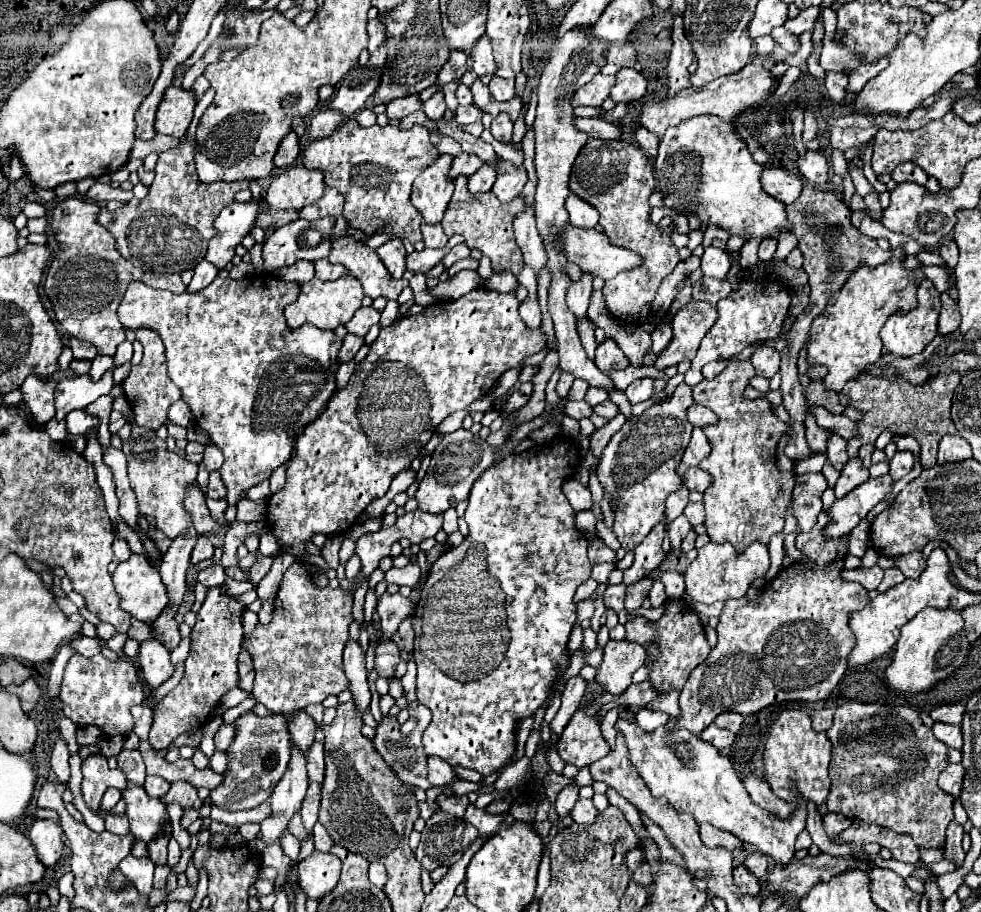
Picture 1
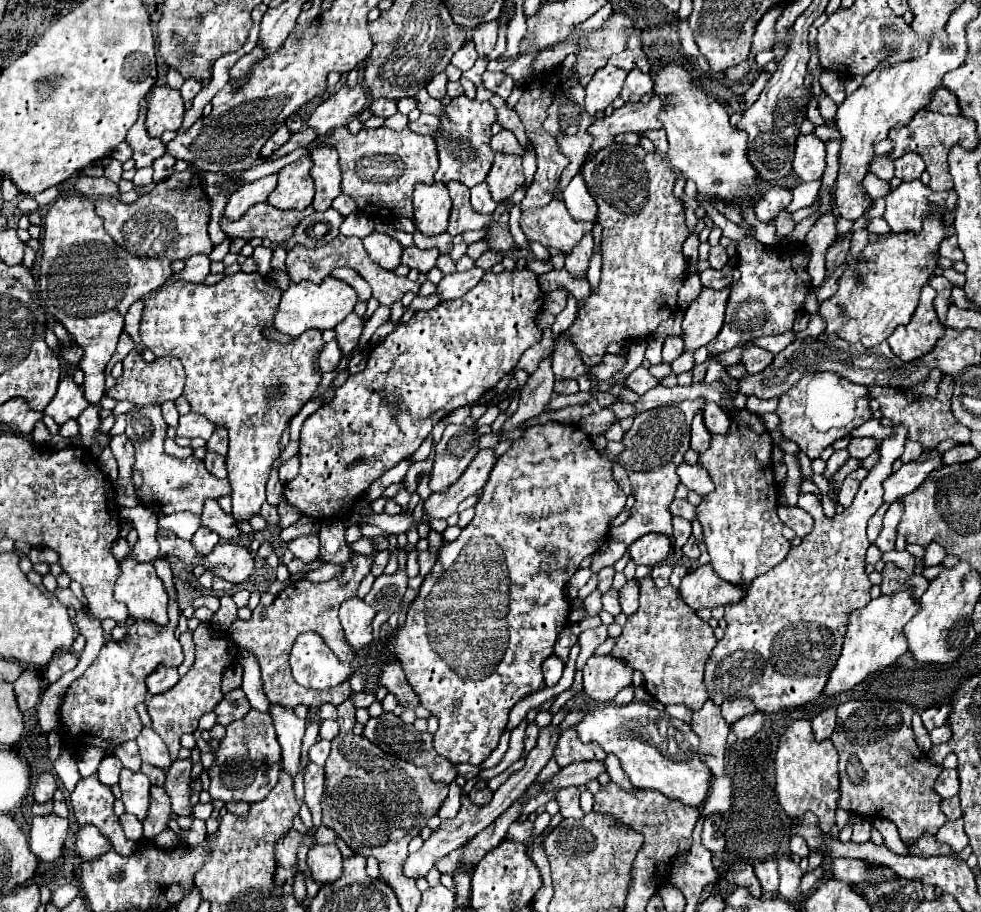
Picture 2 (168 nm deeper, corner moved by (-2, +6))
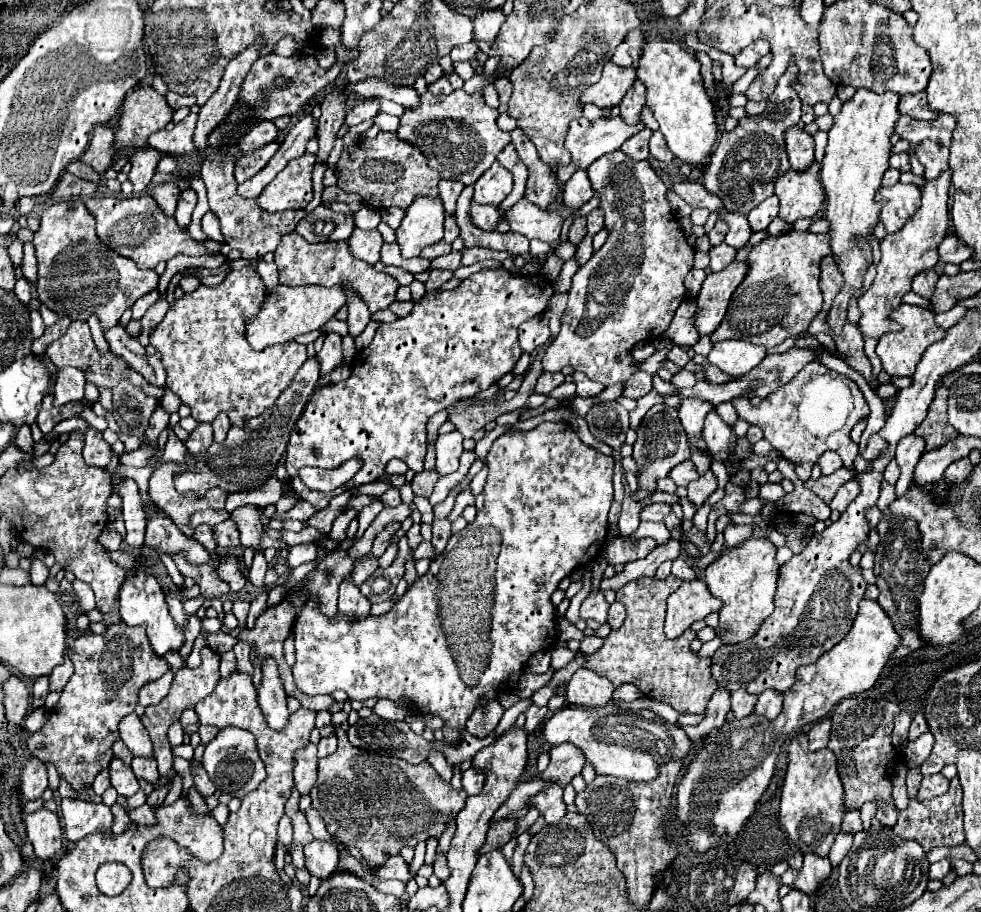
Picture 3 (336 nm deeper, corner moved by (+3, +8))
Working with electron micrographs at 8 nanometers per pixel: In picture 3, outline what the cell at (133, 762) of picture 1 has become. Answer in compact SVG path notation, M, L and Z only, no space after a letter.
M116 740L112 744L112 750L114 750L114 756L120 758L124 764L130 764L132 762L132 752L126 748L126 744L122 740Z

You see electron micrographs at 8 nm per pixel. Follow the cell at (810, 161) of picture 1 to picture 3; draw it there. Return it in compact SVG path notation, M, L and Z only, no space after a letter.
M798 126L788 128L784 132L784 142L786 142L786 152L788 152L788 160L790 160L792 168L804 170L804 168L808 168L808 164L812 164L814 140L806 130L802 130Z

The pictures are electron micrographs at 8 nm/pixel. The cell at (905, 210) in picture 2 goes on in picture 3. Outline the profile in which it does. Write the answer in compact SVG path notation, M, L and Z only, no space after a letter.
M898 182L892 188L880 188L878 202L882 202L880 222L888 234L894 234L920 208L920 190L914 184Z

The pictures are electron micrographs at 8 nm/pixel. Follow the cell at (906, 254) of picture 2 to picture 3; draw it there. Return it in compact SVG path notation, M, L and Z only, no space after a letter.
M950 170L942 172L934 180L926 180L926 184L920 186L920 192L922 192L920 210L908 218L908 222L904 224L902 230L898 230L882 240L882 244L880 244L882 260L876 266L876 278L874 278L870 290L858 300L858 306L862 312L858 326L864 336L878 338L884 332L888 332L888 328L892 328L892 324L888 324L888 316L900 304L902 296L906 292L910 292L910 284L912 284L912 278L916 276L916 272L936 266L936 262L940 258L938 244L944 240L944 236L948 232L948 188L950 188Z

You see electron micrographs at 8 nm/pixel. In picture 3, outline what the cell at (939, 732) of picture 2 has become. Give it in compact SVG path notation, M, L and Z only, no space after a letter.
M930 732L922 734L922 736L920 736L918 740L914 740L914 742L908 742L908 746L906 746L906 750L904 750L904 760L906 760L908 768L920 766L920 764L928 758L928 754L930 754L930 750L932 750L932 744L934 744L934 736L932 736Z

